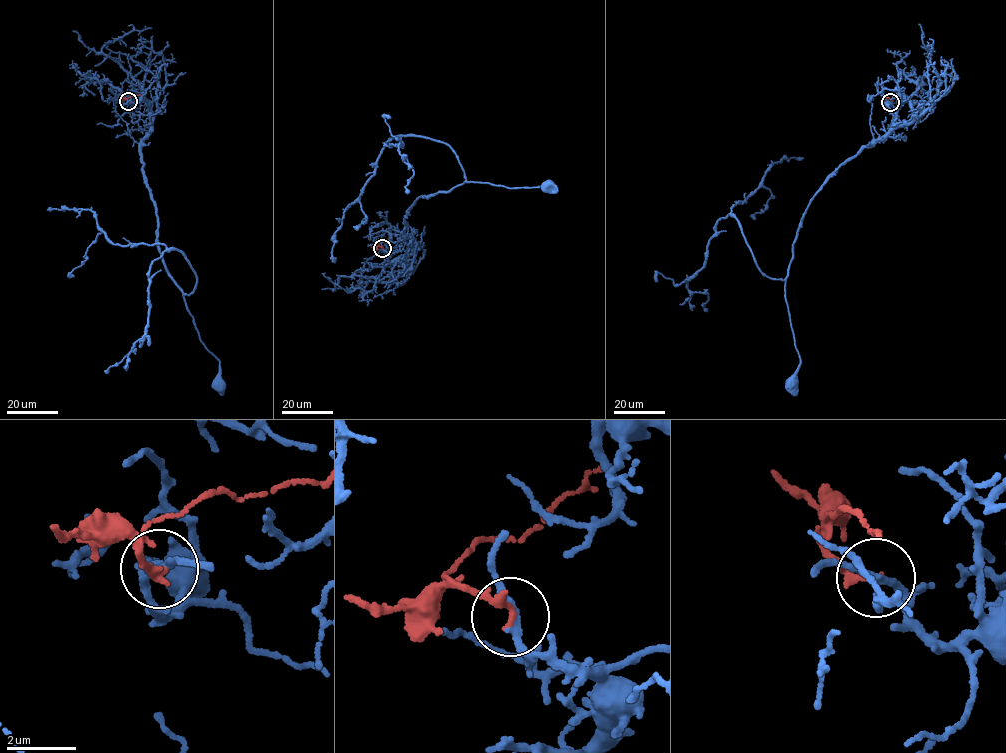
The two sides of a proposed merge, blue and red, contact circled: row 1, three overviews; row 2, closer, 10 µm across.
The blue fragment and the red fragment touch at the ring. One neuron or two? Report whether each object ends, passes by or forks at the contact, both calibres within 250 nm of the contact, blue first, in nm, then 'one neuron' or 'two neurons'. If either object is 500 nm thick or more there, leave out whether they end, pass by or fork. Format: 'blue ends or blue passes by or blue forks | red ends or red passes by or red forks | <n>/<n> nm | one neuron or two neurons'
blue passes by | red ends | 200/200 nm | two neurons

